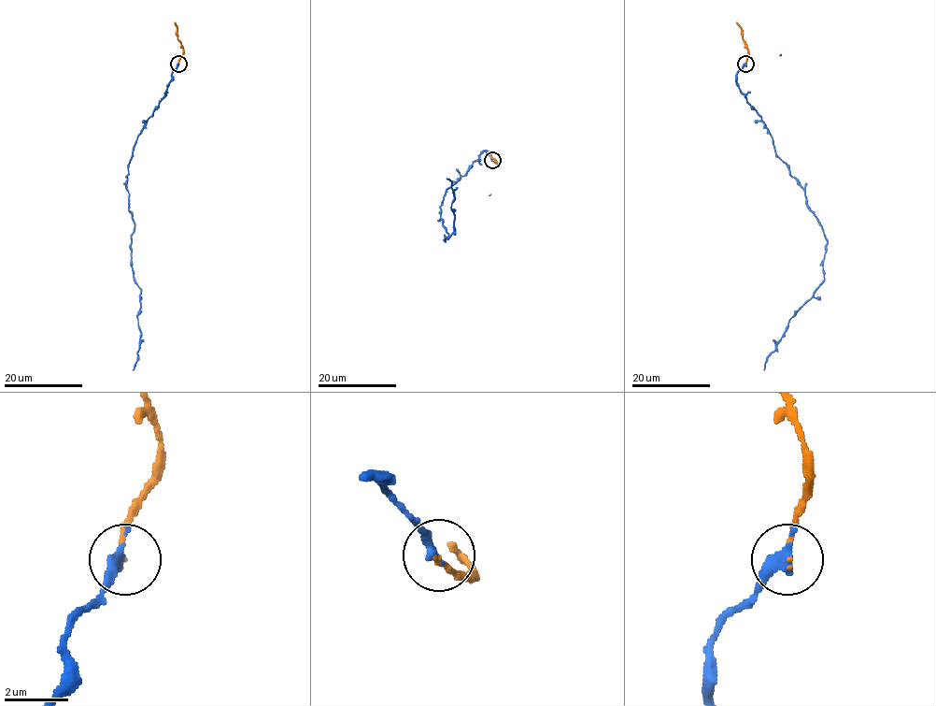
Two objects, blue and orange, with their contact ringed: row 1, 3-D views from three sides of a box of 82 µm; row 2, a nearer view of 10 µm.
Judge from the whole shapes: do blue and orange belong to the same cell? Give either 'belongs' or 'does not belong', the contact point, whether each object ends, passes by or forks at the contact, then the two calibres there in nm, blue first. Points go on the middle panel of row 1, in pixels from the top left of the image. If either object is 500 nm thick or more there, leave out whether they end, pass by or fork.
belongs | (492, 160) | blue ends | orange ends | 380/100 nm

